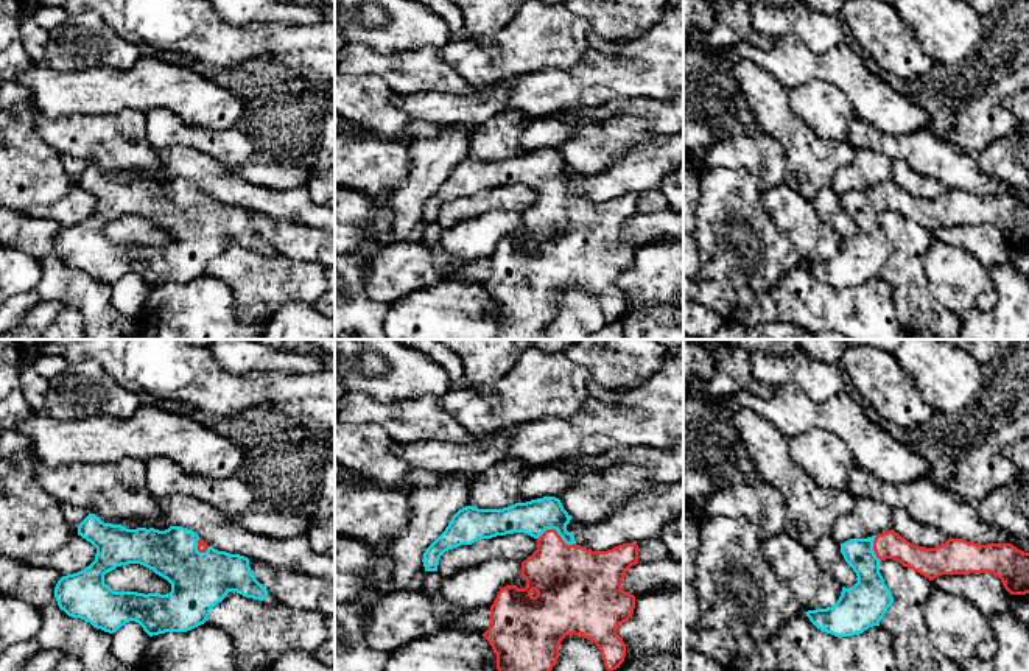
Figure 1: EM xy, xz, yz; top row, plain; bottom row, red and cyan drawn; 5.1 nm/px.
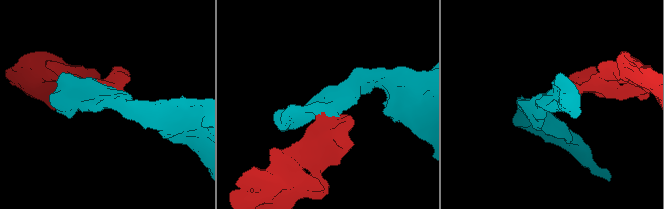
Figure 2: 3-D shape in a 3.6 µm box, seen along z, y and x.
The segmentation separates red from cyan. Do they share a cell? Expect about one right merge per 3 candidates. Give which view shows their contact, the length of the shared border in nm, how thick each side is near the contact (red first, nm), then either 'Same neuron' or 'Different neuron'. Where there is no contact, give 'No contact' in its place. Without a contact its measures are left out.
Touches red in xz. Shared border 200 nm. Thickness 360 nm (red) against 180 nm. Same neuron

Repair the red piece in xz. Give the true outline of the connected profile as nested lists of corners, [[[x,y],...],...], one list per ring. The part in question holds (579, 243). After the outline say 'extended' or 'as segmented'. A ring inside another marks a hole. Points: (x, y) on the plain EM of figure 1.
[[[556,148],[515,154],[503,160],[459,160],[445,182],[425,201],[425,223],[437,223],[441,207],[461,196],[514,184],[537,191],[537,201],[522,213],[525,240],[500,240],[490,257],[490,277],[483,285],[497,305],[498,339],[545,339],[545,333],[559,310],[560,293],[567,286],[581,286],[595,294],[607,322],[620,319],[626,296],[616,285],[635,260],[635,248],[621,240],[626,223],[638,215],[638,196],[623,195],[607,202],[592,202],[576,195],[567,182],[573,168]]] | extended

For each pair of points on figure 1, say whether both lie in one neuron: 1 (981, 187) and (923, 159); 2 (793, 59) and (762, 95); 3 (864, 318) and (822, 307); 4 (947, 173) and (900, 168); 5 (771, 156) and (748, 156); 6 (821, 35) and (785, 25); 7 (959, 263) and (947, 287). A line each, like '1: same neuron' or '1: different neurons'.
1: same neuron
2: different neurons
3: same neuron
4: different neurons
5: same neuron
6: same neuron
7: same neuron

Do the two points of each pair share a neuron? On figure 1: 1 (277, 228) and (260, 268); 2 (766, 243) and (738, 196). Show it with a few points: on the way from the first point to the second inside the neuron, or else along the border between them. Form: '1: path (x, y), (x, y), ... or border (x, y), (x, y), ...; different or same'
1: border (277, 252), (291, 259), (313, 262); different
2: path (755, 232), (738, 215), (738, 207); same

